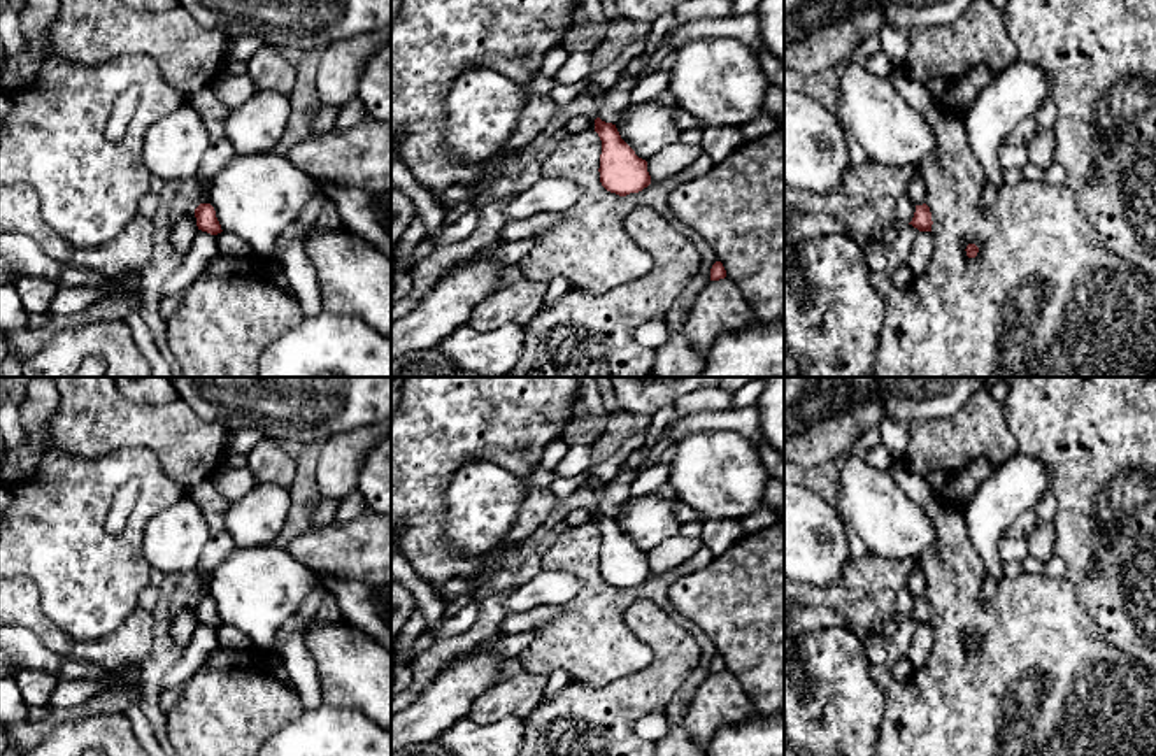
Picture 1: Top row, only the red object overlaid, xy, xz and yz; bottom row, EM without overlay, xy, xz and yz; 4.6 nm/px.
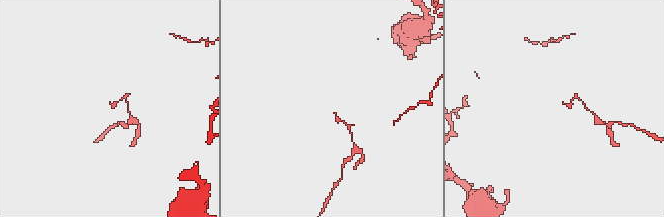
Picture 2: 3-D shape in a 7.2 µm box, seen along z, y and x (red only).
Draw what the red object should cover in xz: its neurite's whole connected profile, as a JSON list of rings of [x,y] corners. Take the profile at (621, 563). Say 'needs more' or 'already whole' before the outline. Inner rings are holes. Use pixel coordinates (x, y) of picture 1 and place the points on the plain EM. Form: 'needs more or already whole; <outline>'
already whole; [[[595,512],[595,524],[602,533],[600,575],[619,589],[639,586],[651,577],[647,554],[621,531],[616,517]]]

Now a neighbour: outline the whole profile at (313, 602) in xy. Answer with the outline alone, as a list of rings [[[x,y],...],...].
[[[319,589],[310,593],[303,603],[300,605],[298,612],[293,614],[284,624],[282,628],[277,631],[275,638],[274,638],[274,645],[272,645],[272,653],[279,653],[279,649],[288,642],[288,638],[298,631],[300,628],[305,628],[314,616],[318,614],[323,600],[326,596],[326,589]]]

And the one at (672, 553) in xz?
[[[674,537],[665,540],[658,547],[647,553],[647,565],[651,568],[651,575],[663,575],[689,558],[693,558],[703,547],[698,537]]]

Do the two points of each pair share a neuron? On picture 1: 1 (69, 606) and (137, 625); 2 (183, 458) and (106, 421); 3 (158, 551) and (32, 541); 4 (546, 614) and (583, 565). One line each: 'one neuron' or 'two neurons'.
1: two neurons
2: one neuron
3: two neurons
4: two neurons

